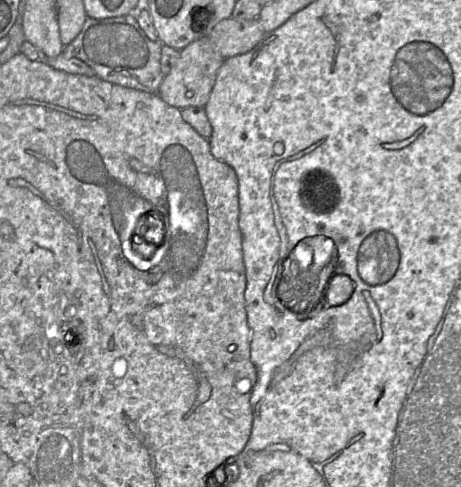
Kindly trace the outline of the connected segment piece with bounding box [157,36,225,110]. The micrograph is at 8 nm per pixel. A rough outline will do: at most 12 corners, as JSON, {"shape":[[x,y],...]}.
{"shape":[[208,36],[180,50],[157,94],[205,107],[224,60]]}

